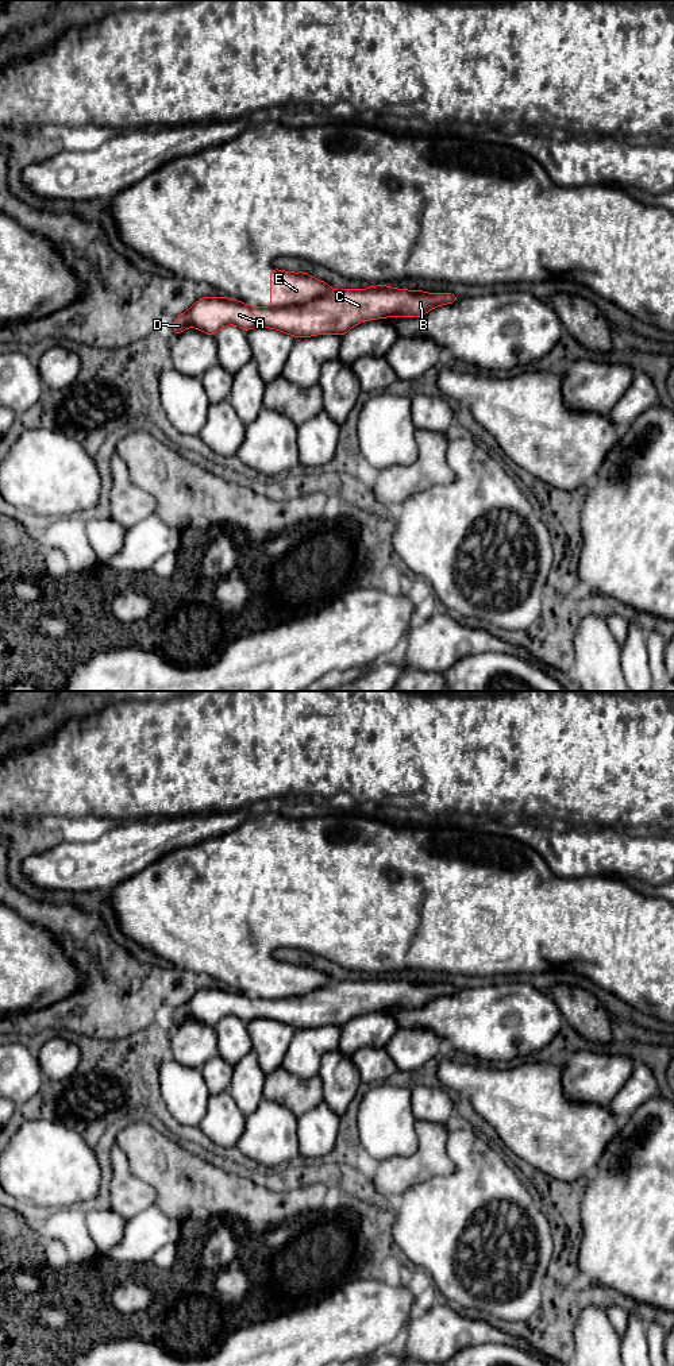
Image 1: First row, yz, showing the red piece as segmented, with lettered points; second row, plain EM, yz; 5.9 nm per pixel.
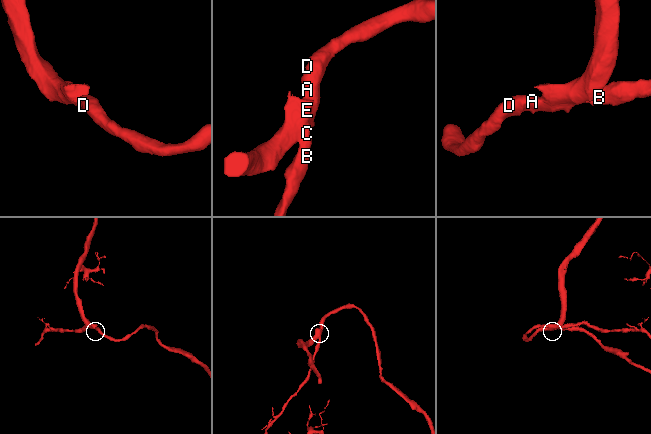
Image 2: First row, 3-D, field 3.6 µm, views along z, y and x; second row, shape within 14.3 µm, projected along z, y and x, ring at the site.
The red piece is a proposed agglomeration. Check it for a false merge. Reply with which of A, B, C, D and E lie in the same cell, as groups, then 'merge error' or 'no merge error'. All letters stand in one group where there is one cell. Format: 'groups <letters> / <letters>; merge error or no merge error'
groups A B C D / E; merge error

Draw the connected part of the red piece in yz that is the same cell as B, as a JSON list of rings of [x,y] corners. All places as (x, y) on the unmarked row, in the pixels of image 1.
[[[389,976],[332,981],[320,991],[286,999],[250,998],[228,988],[204,988],[185,1004],[174,1007],[173,1027],[188,1018],[216,1027],[226,1016],[238,1016],[246,1023],[258,1018],[278,1020],[294,1030],[327,1024],[343,1027],[363,1012],[393,1007],[421,1008],[439,996],[459,991],[452,984],[392,980]]]

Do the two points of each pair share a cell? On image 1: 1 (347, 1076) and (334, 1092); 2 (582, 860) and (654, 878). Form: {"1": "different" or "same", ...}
{"1": "same", "2": "same"}

